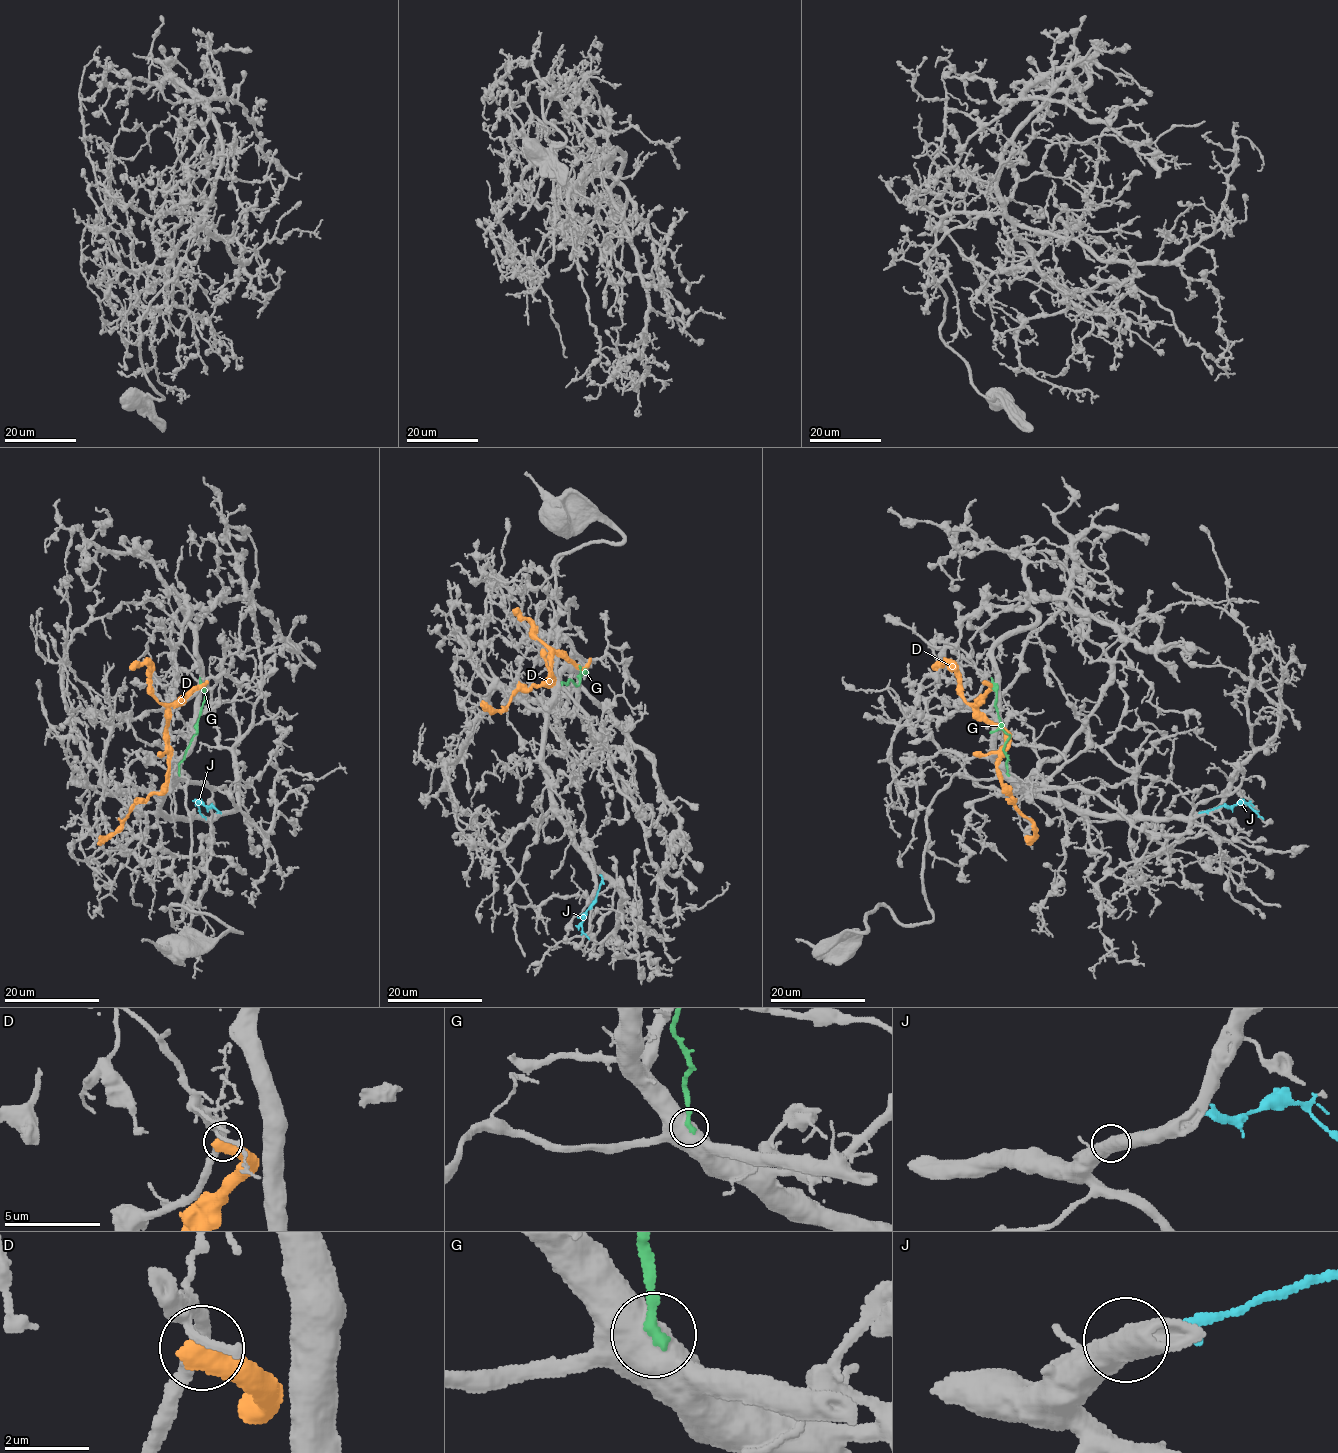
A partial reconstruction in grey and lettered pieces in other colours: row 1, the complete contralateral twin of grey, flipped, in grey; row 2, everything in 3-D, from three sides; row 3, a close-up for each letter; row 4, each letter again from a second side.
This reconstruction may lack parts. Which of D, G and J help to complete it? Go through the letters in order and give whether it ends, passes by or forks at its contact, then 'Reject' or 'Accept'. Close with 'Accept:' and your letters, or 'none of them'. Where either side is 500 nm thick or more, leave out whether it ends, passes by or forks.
D: Reject
G: Reject
J: Reject
Accept: none of them

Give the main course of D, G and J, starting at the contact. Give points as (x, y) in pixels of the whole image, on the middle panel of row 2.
D: (589, 661), (580, 667), (552, 653), (549, 680), (551, 673), (542, 685), (519, 688), (504, 709), (480, 703)
G: (562, 684), (569, 680), (576, 685), (580, 682), (582, 674), (588, 672), (582, 667)
J: (601, 876), (595, 902), (582, 922), (582, 932), (589, 939)

